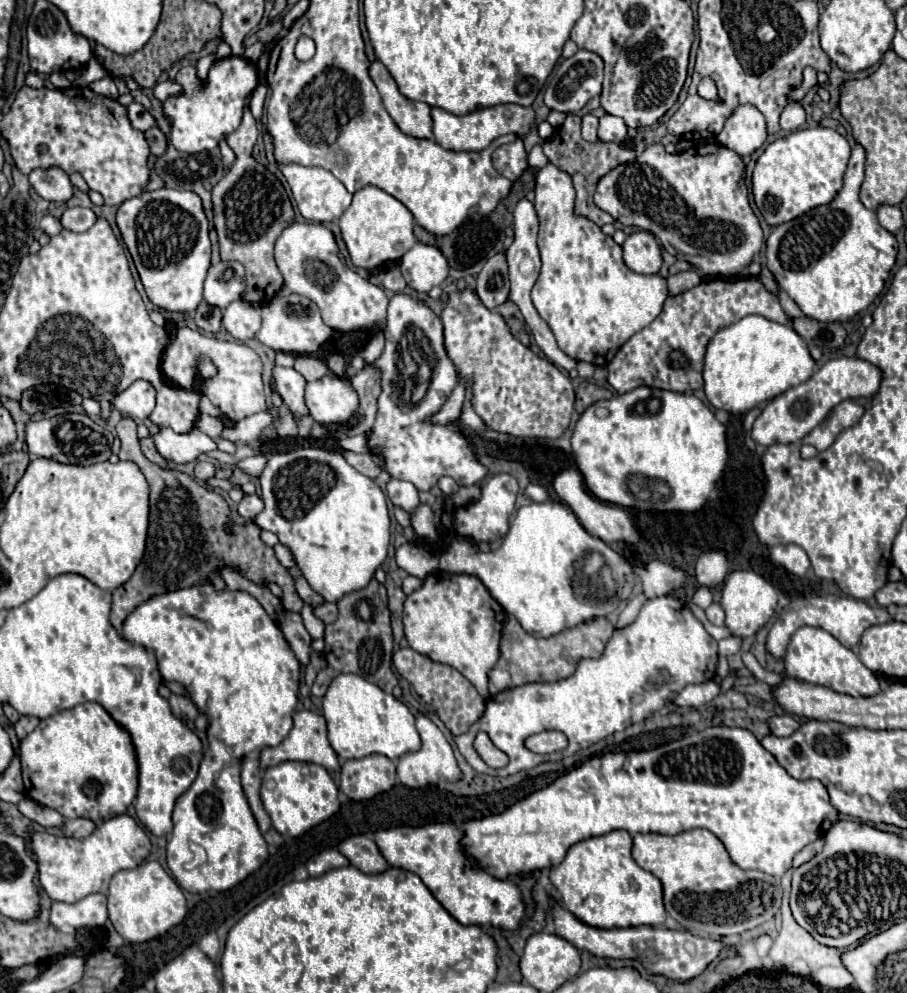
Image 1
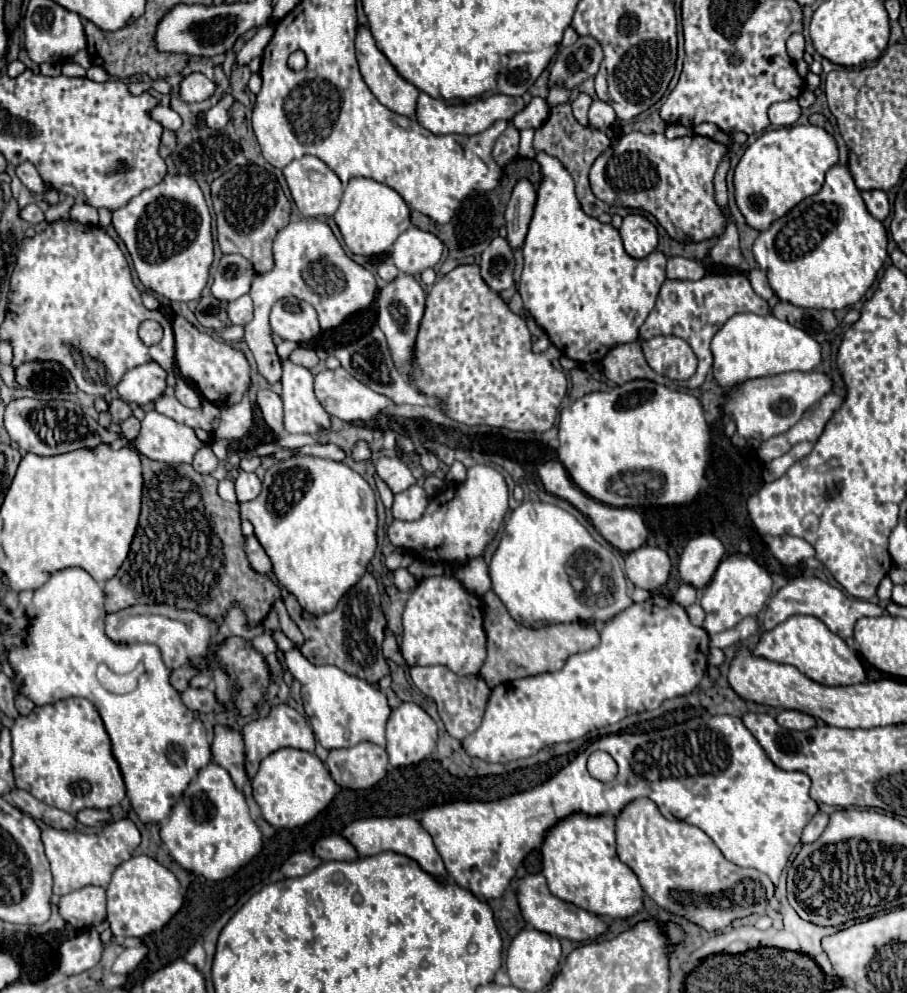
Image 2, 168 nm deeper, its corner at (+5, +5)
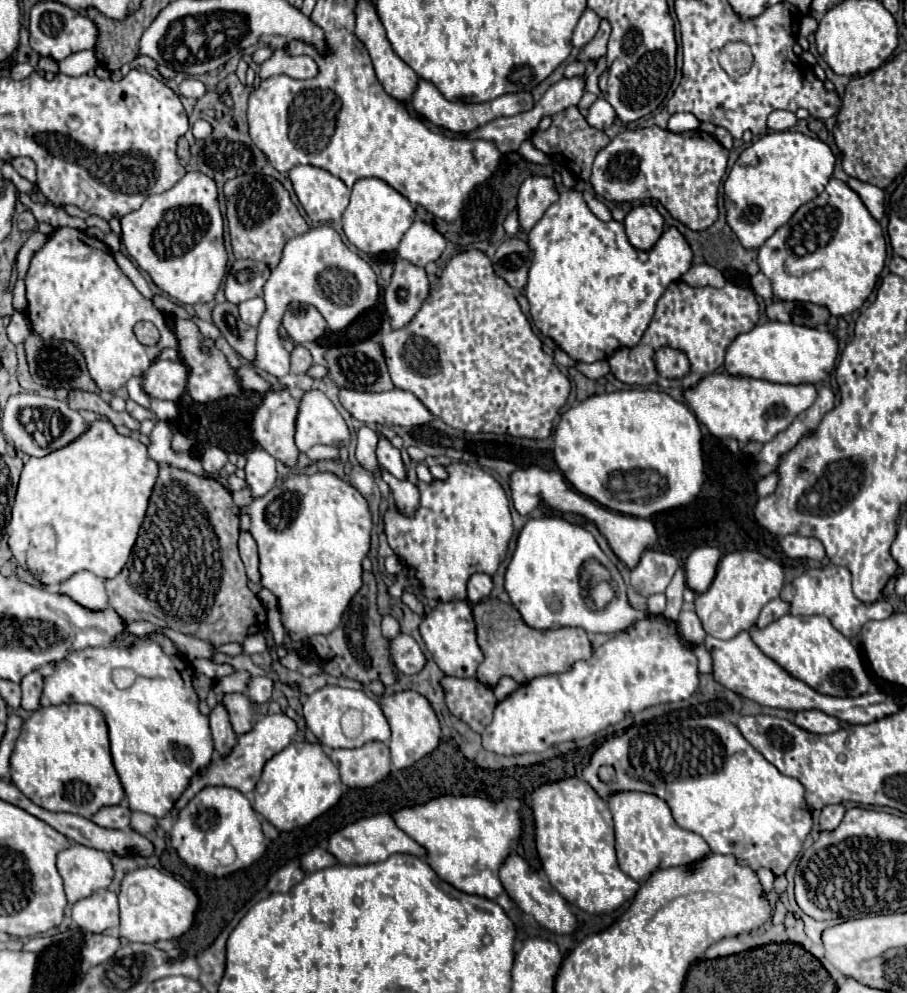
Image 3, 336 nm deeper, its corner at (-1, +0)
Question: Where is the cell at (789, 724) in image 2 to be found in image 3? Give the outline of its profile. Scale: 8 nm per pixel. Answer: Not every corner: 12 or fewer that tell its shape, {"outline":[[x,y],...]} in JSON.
{"outline":[[821,710],[797,712],[793,720],[813,734],[833,734],[841,728],[835,716]]}

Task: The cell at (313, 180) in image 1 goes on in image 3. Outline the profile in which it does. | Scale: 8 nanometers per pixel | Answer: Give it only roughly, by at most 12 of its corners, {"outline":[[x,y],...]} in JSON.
{"outline":[[315,166],[289,172],[301,206],[315,222],[341,220],[351,194]]}

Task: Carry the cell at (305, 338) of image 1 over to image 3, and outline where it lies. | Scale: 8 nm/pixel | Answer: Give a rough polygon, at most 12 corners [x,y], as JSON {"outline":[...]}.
{"outline":[[293,302],[283,326],[295,344],[323,336],[317,308]]}

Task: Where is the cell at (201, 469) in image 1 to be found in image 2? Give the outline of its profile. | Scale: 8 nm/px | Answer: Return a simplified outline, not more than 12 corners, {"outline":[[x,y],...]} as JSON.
{"outline":[[205,445],[195,453],[193,469],[213,473],[217,457]]}

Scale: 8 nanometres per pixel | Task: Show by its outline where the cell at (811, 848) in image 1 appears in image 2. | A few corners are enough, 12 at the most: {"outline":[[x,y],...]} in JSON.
{"outline":[[819,811],[803,829],[801,843],[813,843],[827,827],[829,817]]}

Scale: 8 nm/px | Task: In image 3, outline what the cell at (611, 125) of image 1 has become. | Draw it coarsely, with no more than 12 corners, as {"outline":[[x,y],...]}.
{"outline":[[597,98],[587,114],[593,128],[609,128],[615,110],[605,98]]}

